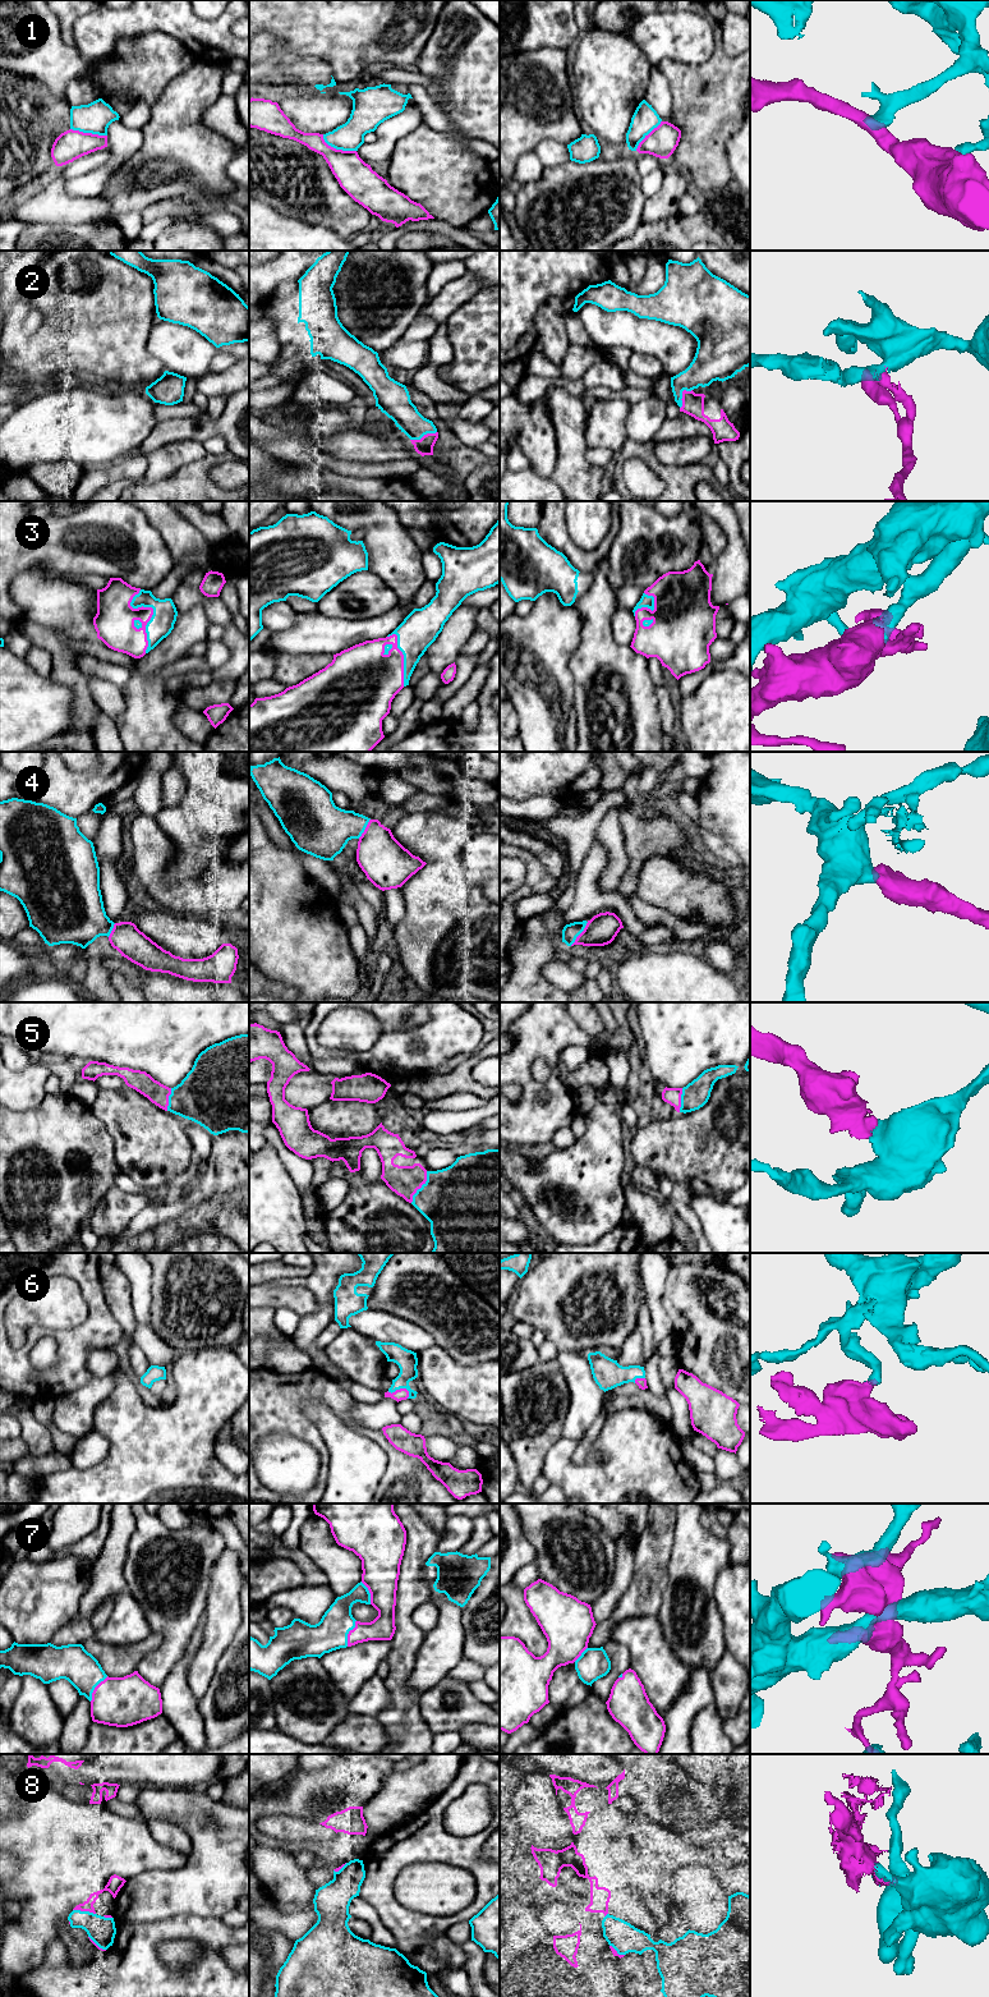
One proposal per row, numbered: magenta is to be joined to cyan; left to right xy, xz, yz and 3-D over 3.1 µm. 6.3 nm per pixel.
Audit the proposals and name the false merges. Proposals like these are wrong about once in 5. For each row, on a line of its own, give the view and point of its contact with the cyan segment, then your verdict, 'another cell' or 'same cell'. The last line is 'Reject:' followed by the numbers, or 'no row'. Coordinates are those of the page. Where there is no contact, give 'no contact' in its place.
1: xz (337, 148) | another cell
2: xz (423, 435) | same cell
3: xy (153, 613) | same cell
4: yz (580, 932) | same cell
5: xz (422, 1187) | same cell
6: xz (400, 1387) | same cell
7: xz (348, 1633) | same cell
8: xy (84, 1911) | same cell
Reject: 1

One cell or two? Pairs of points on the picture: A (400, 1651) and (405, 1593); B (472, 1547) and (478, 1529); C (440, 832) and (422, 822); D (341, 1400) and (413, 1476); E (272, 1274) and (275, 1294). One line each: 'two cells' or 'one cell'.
A: one cell
B: one cell
C: one cell
D: one cell
E: two cells

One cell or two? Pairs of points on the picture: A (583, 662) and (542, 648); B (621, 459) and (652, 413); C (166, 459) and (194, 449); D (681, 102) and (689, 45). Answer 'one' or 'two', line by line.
A: two
B: two
C: one
D: two

